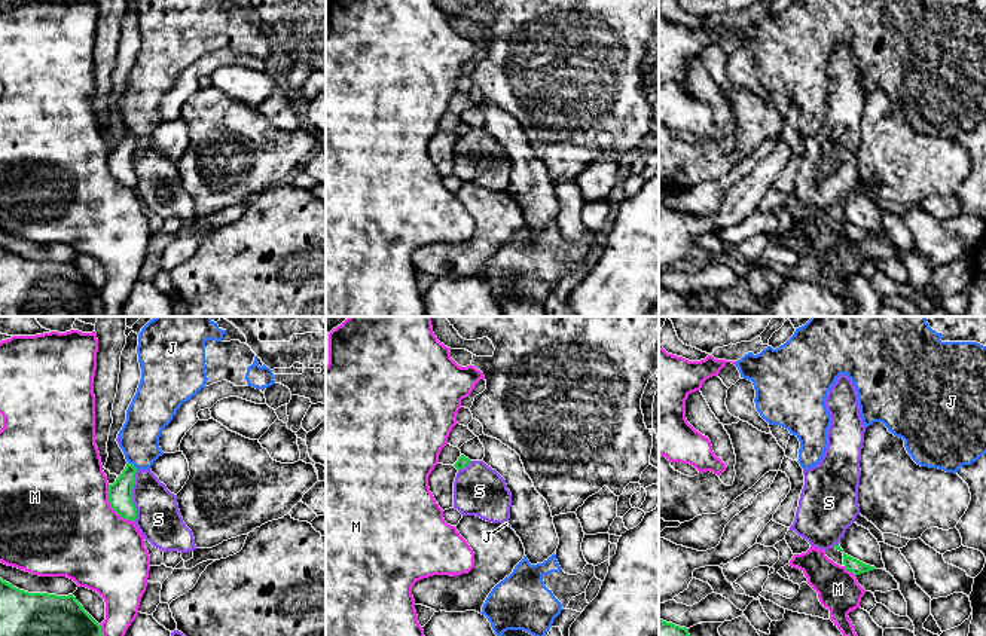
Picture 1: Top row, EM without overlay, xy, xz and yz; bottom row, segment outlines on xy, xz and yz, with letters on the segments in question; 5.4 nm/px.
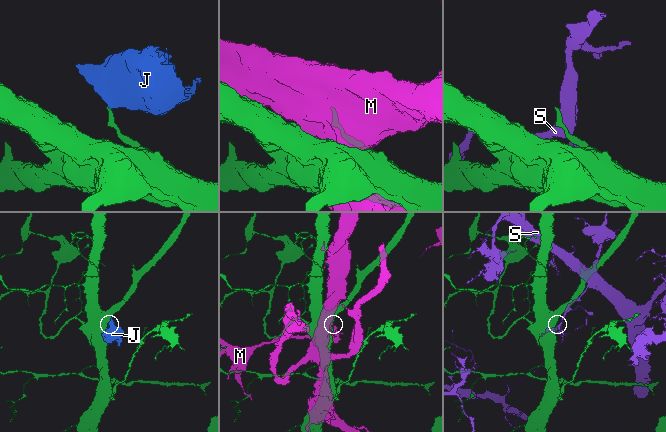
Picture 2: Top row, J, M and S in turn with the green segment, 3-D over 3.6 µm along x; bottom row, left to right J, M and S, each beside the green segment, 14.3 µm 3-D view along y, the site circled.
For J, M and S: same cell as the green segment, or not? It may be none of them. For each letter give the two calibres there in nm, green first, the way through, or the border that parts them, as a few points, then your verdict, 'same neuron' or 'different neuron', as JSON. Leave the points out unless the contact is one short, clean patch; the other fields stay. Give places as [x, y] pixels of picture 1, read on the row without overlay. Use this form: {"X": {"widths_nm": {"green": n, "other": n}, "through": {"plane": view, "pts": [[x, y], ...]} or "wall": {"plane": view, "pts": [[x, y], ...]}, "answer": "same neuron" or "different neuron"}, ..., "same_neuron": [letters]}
{"J": {"widths_nm": {"green": 130, "other": 220}, "through": {"plane": "xy", "pts": [[121, 159], [131, 131], [139, 124], [139, 106]]}, "answer": "same neuron"}, "M": {"widths_nm": {"green": 130, "other": 500}, "answer": "different neuron"}, "S": {"widths_nm": {"green": 130, "other": 240}, "answer": "different neuron"}, "same_neuron": ["J"]}

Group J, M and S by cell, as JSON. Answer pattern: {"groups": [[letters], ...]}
{"groups": [["J"], ["M"], ["S"]]}

